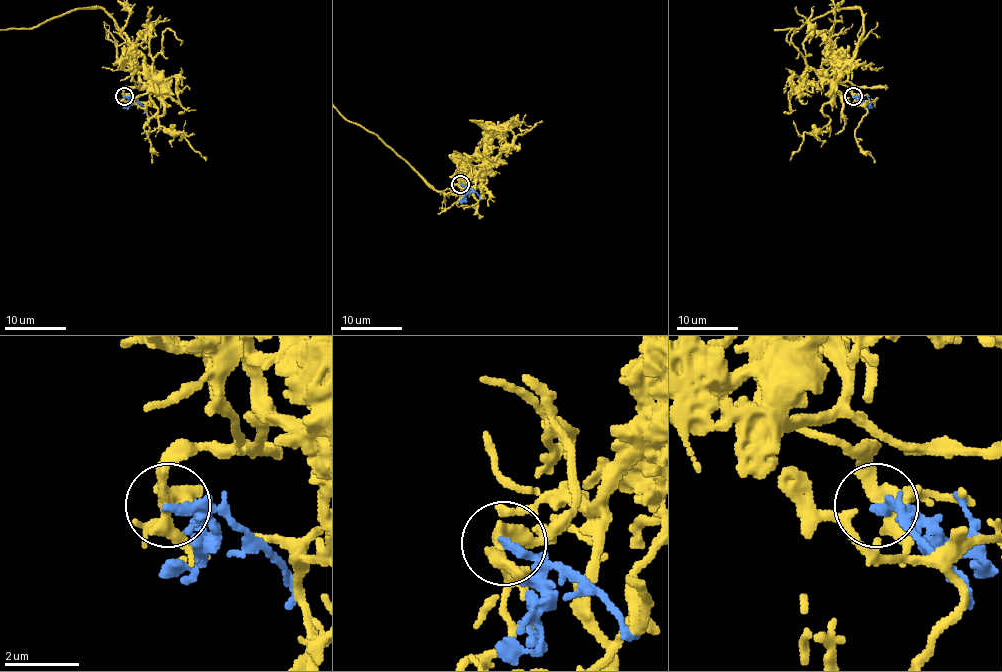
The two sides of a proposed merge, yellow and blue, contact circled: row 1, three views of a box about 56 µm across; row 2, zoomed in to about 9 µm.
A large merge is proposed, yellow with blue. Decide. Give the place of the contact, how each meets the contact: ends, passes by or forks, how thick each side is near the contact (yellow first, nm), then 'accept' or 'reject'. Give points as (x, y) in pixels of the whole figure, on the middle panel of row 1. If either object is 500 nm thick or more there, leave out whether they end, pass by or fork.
at (460, 184); yellow forks there; blue ends there; 320 nm thick on the yellow side, 240 nm on the other; reject

